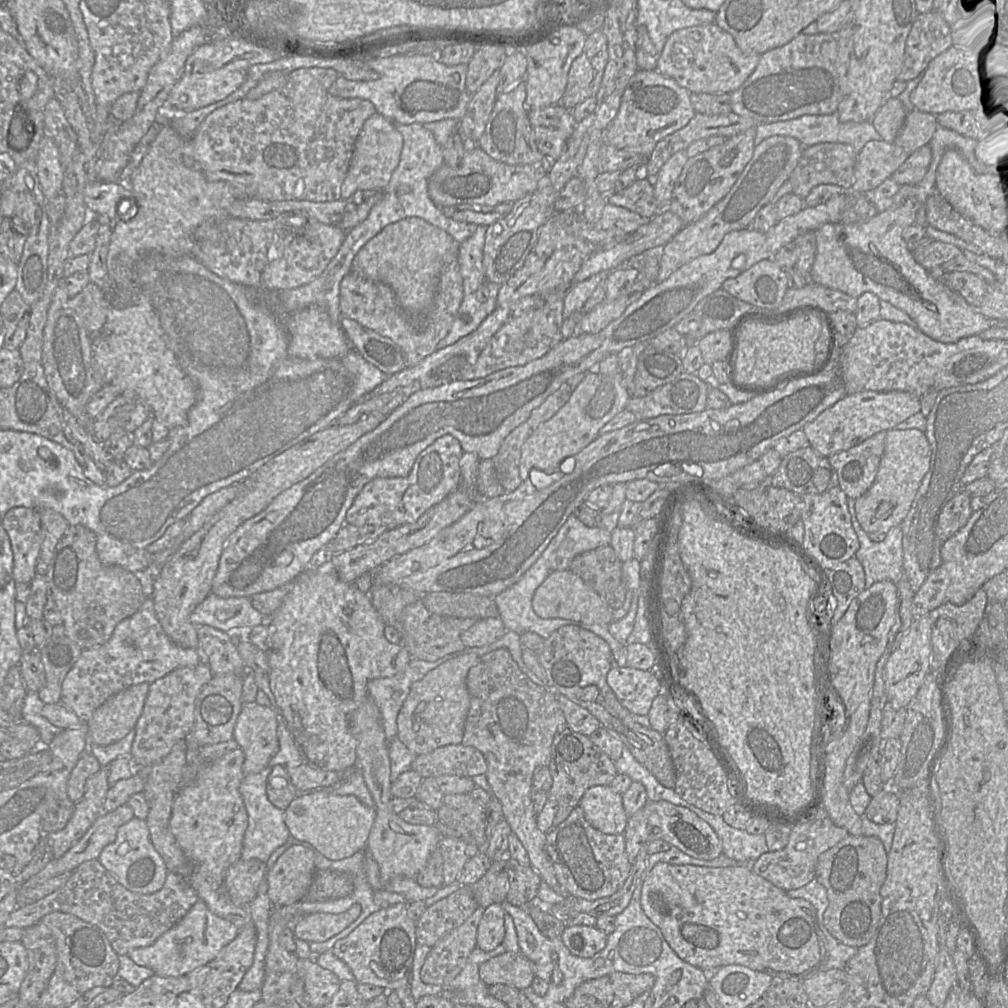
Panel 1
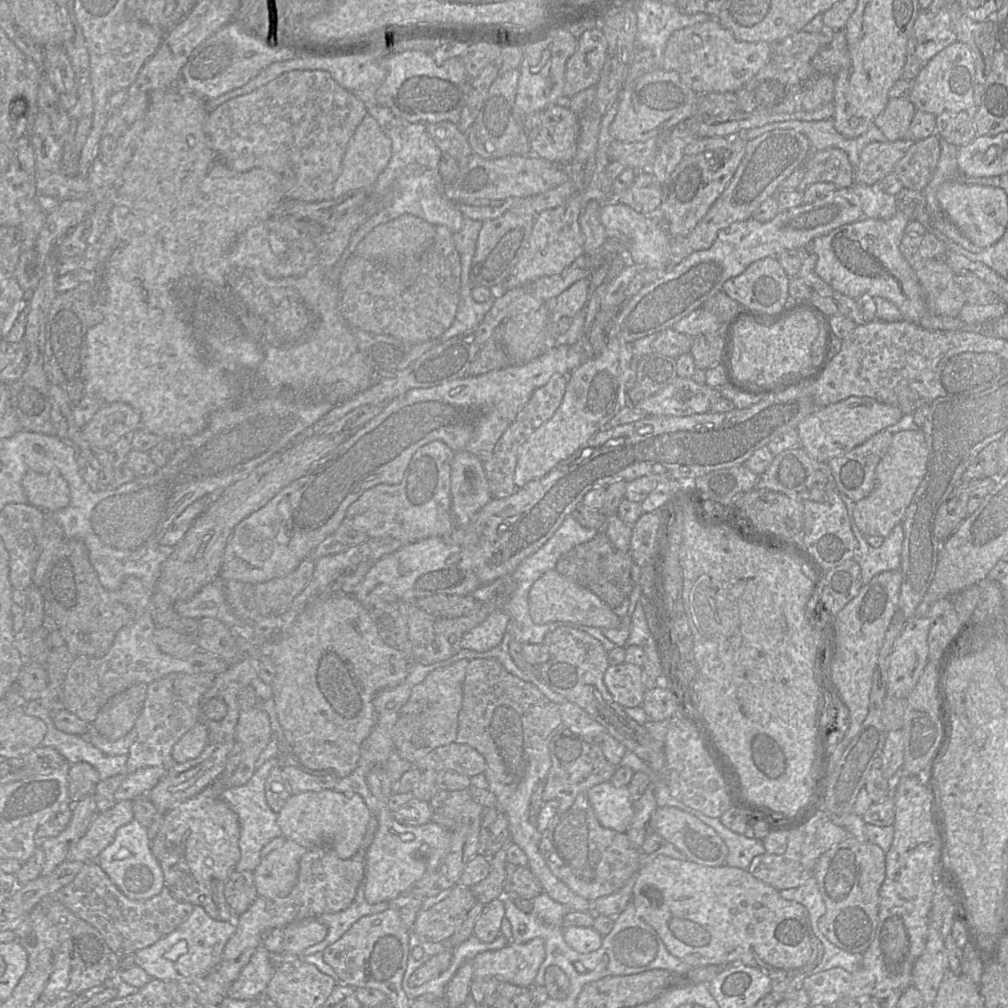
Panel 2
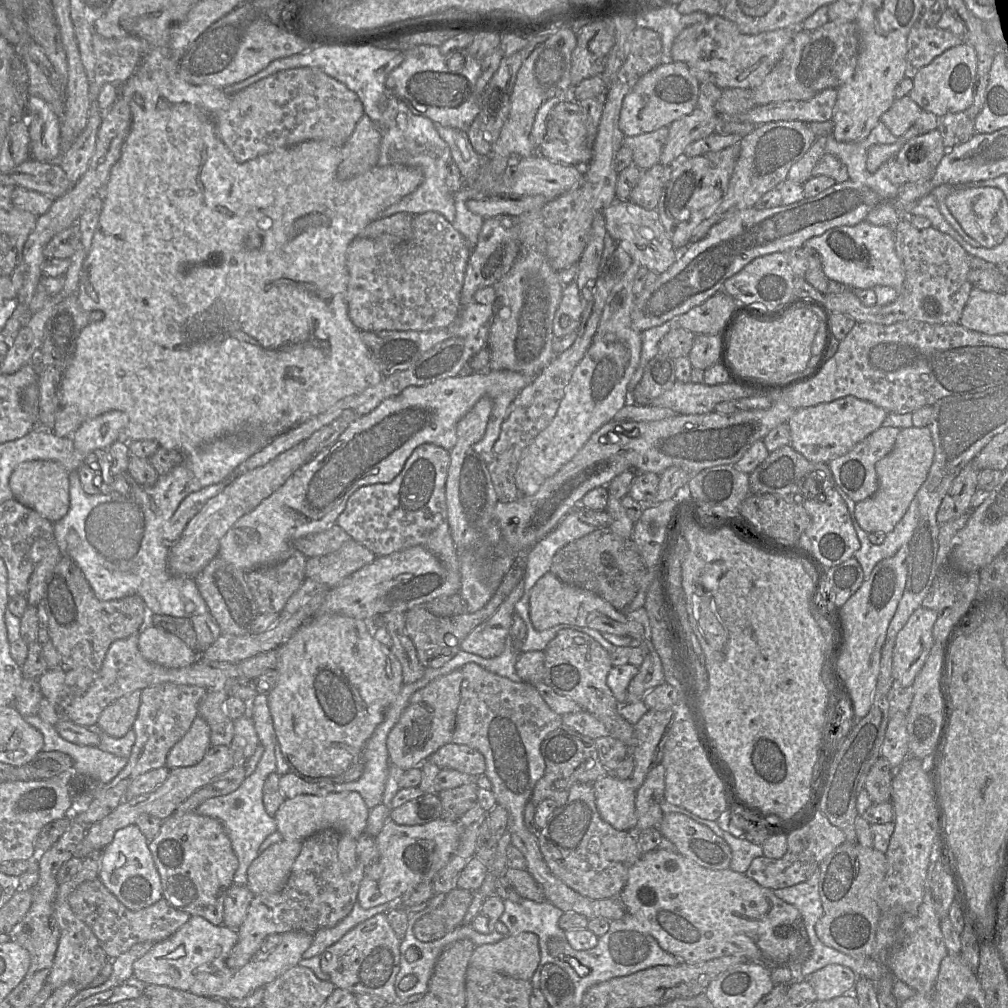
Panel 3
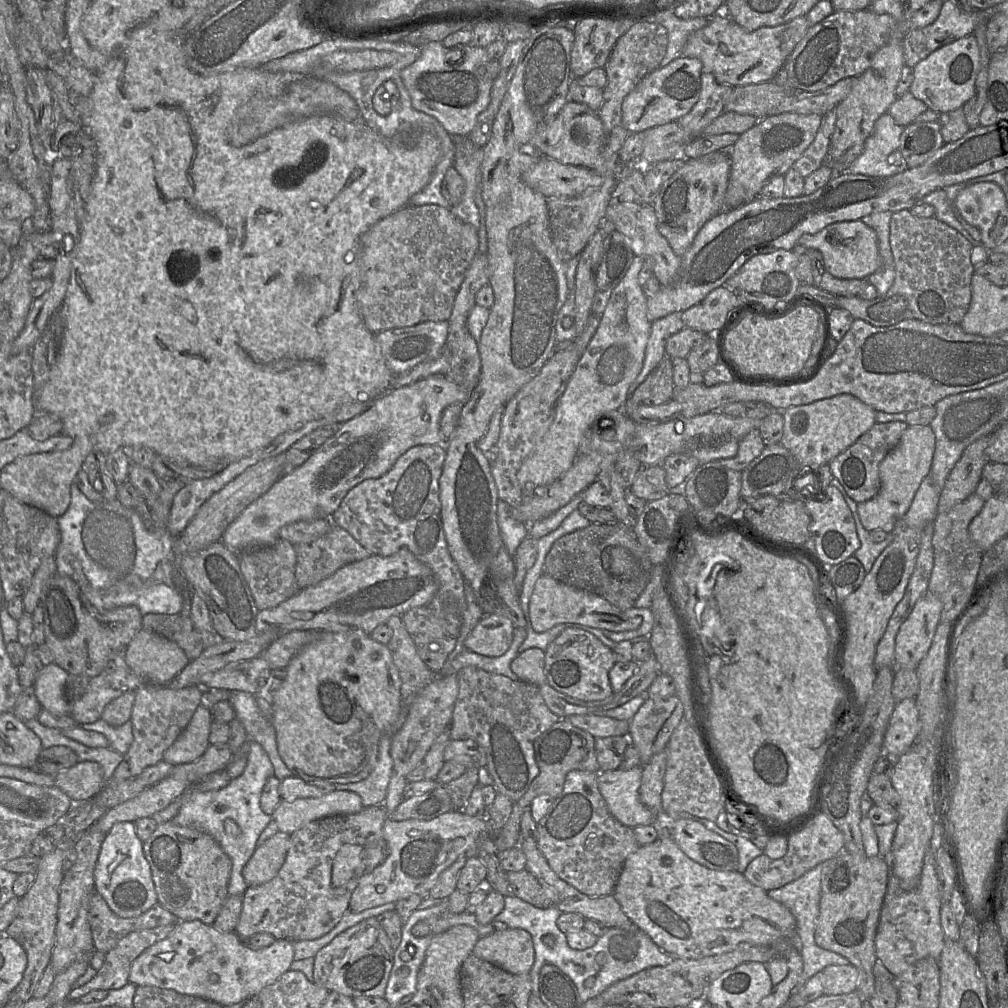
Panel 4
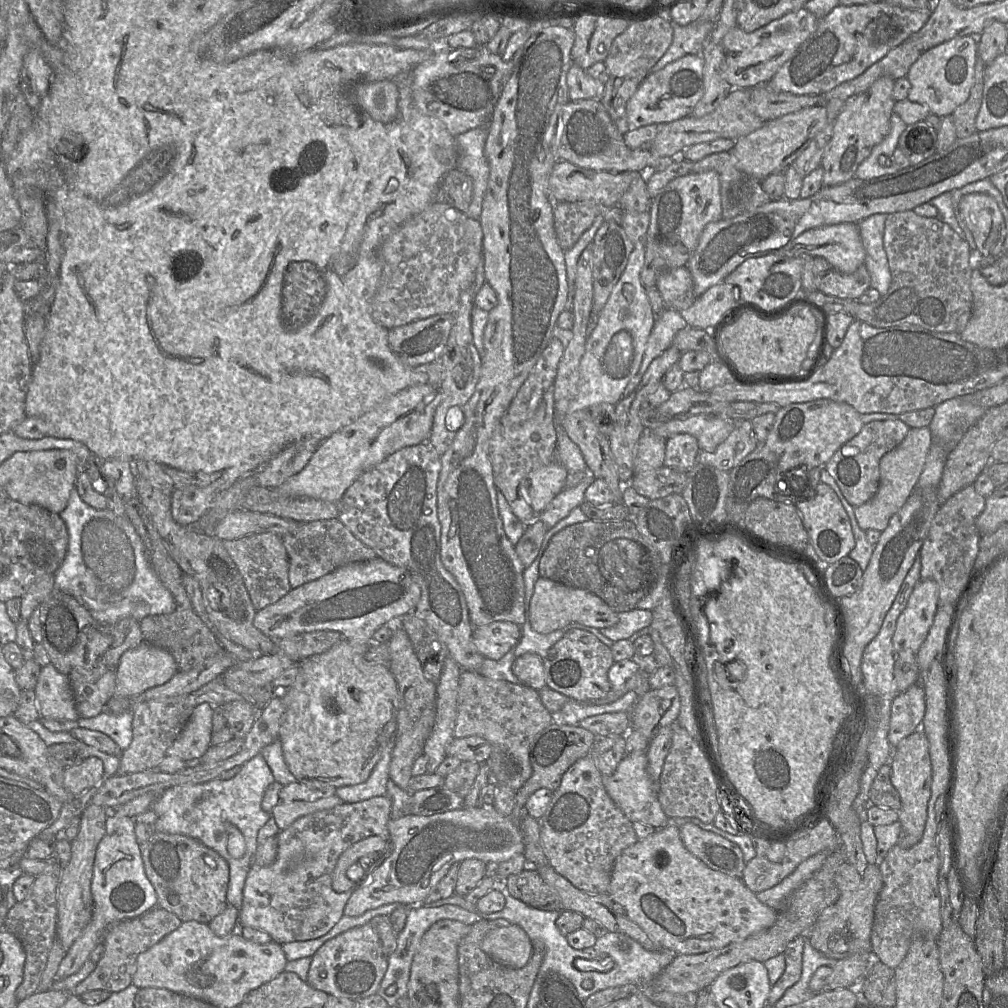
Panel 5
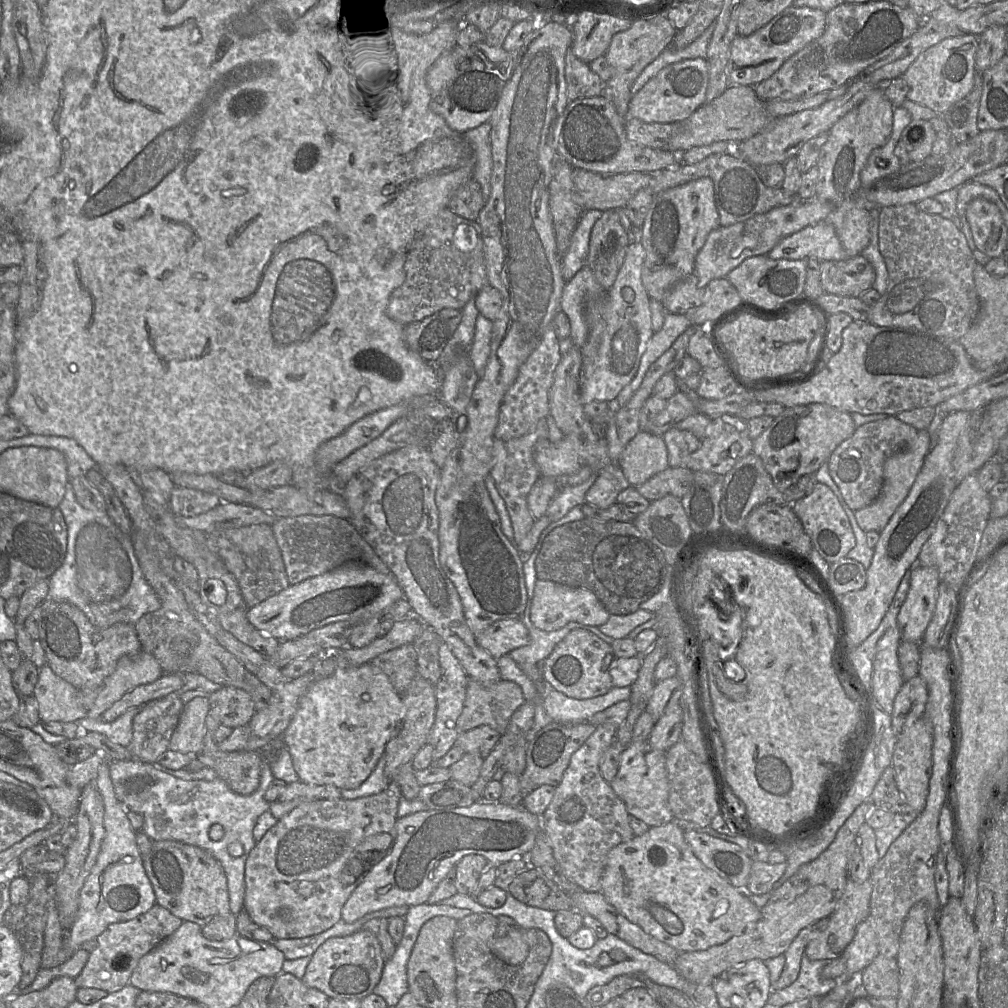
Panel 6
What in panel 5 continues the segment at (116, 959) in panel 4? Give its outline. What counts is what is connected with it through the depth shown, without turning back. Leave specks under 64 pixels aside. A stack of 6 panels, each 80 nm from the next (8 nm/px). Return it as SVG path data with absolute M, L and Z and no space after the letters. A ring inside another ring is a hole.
M157 906L141 916L111 925L103 937L104 952L96 963L95 969L70 993L80 997L83 993L91 990L107 990L112 993L127 988L132 984L138 955L176 930L181 923L182 921L175 914Z

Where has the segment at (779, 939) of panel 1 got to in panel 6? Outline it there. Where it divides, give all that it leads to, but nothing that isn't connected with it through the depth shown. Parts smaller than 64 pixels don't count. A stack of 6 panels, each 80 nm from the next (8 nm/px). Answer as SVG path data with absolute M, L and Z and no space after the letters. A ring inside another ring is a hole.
M673 820L665 825L650 827L646 833L634 836L631 840L613 847L608 855L601 877L601 893L629 921L639 925L646 933L670 945L680 952L705 950L711 946L722 944L734 936L741 935L745 929L755 923L761 916L760 909L754 904L750 896L743 889L734 887L729 881L722 878L715 871L706 867L693 853L685 840L684 829Z

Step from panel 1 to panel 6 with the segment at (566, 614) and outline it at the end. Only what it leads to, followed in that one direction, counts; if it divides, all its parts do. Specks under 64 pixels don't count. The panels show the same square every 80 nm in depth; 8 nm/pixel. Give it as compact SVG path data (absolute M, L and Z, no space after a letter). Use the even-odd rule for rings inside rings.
M547 580L535 582L530 607L530 621L533 626L545 632L563 628L569 622L599 627L605 624L610 614L593 592L585 588L574 588Z

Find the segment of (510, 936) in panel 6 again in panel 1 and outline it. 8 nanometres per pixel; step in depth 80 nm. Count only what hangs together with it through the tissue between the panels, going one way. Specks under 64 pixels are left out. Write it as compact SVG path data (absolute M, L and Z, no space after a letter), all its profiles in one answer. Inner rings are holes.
M504 952L479 966L479 977L487 985L506 984L523 990L532 985L531 961L521 952Z

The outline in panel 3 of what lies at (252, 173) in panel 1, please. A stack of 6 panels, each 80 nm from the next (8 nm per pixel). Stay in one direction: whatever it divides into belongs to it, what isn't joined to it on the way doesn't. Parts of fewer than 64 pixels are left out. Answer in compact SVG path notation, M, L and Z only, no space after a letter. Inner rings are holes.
M317 68L279 71L230 96L230 105L215 114L214 124L219 139L240 163L310 140L341 148L364 115L357 94Z

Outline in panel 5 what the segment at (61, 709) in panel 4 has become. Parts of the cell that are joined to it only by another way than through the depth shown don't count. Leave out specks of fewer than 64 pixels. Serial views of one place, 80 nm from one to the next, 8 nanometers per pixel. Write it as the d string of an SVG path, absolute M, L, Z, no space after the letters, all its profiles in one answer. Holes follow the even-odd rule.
M52 664L41 667L34 690L41 718L71 721L80 718L69 677Z

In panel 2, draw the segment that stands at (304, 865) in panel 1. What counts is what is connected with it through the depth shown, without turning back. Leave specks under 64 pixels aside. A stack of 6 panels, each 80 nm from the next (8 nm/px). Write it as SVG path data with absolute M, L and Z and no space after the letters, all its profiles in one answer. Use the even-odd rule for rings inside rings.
M287 840L263 857L253 871L258 896L266 899L287 896L297 883L300 860L307 850Z

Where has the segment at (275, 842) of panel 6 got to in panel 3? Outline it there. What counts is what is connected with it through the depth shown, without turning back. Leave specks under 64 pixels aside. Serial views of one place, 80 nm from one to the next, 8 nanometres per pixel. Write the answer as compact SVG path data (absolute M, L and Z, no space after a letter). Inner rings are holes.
M327 829L302 841L300 853L283 889L275 894L254 896L244 921L236 930L237 943L225 961L228 968L239 969L246 965L260 953L261 943L268 935L291 931L314 935L322 928L335 926L351 912L366 869L377 859L377 847L375 838L363 833L357 840L355 867L343 871L337 854L340 838L339 832Z

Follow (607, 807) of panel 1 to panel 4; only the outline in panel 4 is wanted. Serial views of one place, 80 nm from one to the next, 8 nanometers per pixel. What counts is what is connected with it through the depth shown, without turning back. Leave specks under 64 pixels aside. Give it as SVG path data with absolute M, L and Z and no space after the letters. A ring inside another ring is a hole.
M643 766L630 770L599 772L598 789L610 814L621 824L635 828L658 824L655 814L639 798Z

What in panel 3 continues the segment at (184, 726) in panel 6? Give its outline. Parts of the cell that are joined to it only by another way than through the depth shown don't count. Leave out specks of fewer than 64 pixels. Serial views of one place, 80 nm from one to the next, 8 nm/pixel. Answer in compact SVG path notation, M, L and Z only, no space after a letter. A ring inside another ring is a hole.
M198 715L187 733L169 751L166 766L169 769L194 766L203 759L210 746L210 727Z

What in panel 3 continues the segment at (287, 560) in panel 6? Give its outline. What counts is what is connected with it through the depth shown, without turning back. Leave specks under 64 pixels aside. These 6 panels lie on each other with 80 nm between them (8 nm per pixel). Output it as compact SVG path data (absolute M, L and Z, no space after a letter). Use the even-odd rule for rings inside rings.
M351 538L334 552L307 558L305 578L333 588L375 558L373 552Z

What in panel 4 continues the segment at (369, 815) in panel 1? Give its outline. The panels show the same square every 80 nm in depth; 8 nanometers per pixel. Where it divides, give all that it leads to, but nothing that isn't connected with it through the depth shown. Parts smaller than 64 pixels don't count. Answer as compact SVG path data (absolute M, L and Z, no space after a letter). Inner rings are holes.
M334 791L317 798L281 800L271 816L279 831L291 835L312 821L355 814L363 808L361 797L355 792ZM344 844L336 853L332 865L331 884L333 887L345 885L353 876L355 869L366 858L367 847Z

